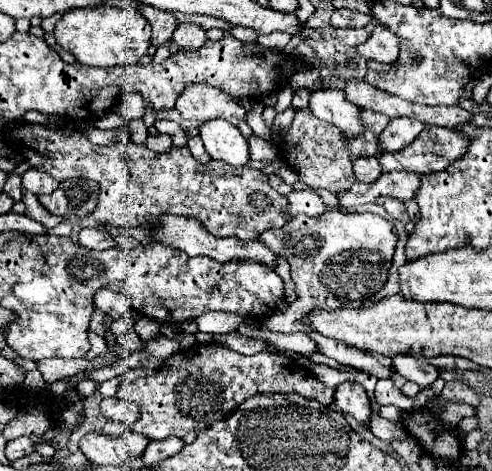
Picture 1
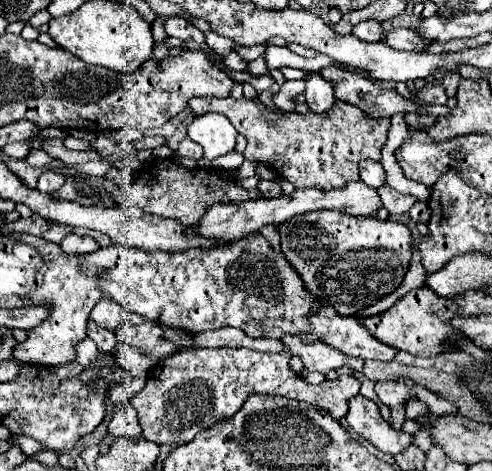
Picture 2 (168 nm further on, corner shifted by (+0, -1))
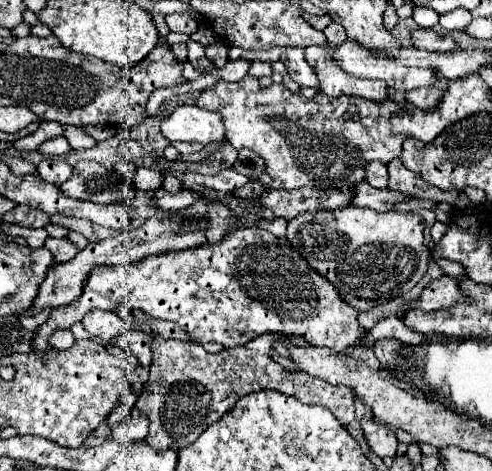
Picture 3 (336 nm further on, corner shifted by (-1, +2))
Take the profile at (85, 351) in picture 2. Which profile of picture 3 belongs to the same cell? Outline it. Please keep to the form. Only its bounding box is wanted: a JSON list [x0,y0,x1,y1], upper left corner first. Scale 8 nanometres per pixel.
[49,329,75,349]

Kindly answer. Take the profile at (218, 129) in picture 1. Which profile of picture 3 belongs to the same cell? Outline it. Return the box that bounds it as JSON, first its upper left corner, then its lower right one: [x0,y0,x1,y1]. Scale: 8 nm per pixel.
[161,105,225,145]

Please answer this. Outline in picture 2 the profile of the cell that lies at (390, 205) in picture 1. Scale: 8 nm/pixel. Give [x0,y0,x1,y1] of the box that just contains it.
[378,184,416,216]

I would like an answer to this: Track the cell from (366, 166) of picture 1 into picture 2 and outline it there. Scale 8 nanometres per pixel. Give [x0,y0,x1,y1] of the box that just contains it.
[360,160,386,188]

